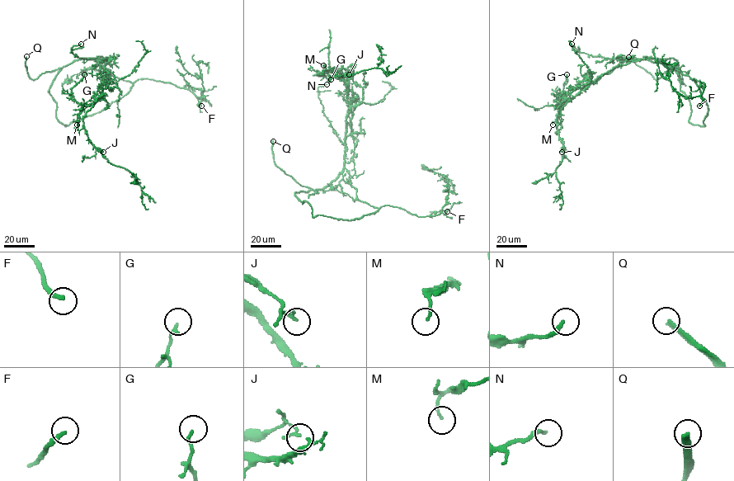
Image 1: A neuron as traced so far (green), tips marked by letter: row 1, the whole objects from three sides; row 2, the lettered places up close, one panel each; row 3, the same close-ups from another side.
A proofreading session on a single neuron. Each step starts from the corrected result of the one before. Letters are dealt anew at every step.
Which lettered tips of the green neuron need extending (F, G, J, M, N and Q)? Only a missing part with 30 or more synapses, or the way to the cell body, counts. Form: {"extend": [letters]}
{"extend": ["F", "Q"]}

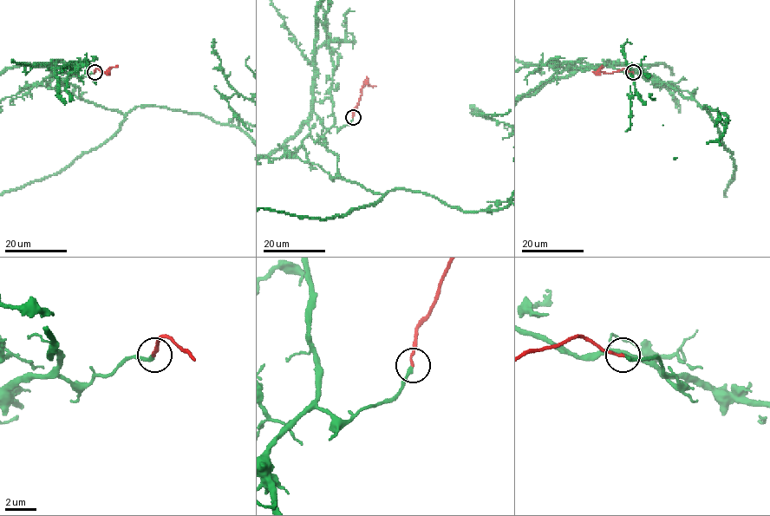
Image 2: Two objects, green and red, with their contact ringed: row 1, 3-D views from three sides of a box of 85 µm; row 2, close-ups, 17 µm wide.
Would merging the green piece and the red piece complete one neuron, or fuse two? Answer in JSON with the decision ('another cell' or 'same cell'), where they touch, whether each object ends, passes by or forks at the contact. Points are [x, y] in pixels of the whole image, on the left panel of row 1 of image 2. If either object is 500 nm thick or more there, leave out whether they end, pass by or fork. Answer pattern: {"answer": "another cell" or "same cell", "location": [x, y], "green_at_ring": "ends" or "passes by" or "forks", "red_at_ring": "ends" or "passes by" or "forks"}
{"answer": "same cell", "location": [94, 72], "green_at_ring": "ends", "red_at_ring": "ends"}

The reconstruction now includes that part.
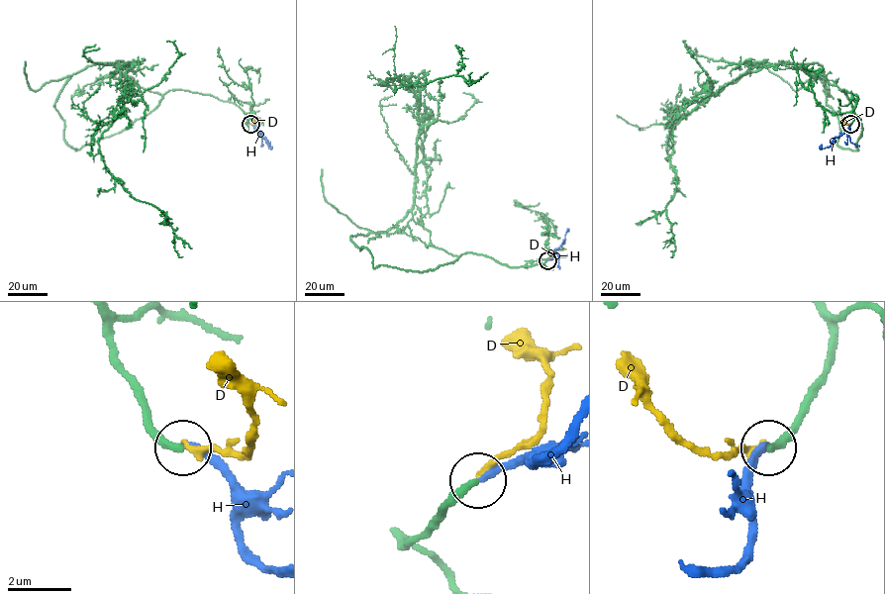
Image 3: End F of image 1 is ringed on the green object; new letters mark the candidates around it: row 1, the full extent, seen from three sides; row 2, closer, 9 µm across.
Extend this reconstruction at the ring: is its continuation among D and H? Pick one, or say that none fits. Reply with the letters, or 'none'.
H

